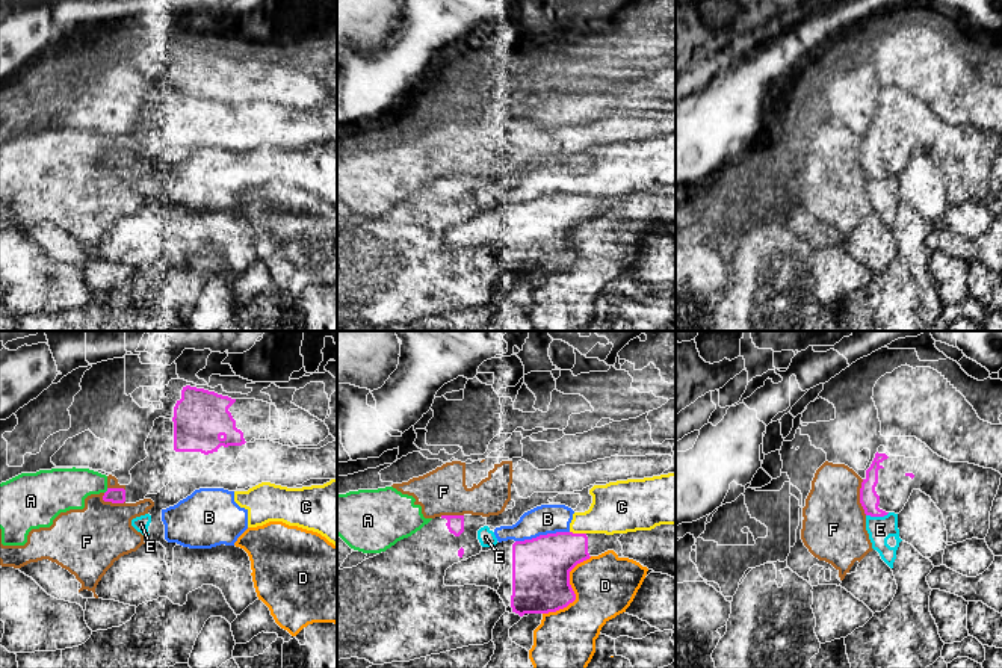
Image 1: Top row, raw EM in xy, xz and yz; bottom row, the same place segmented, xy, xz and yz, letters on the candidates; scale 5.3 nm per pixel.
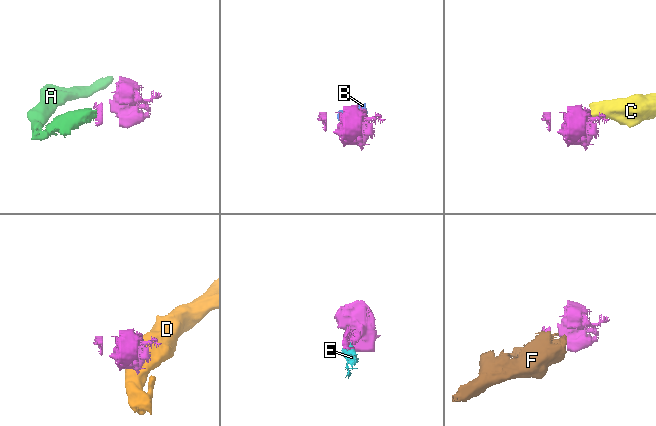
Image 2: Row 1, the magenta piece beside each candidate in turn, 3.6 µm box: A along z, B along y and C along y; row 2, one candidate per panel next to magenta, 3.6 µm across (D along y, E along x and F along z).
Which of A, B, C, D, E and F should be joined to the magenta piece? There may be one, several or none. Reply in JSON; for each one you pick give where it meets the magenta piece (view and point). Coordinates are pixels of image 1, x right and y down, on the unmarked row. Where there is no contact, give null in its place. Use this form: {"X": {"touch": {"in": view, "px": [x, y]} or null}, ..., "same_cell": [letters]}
{"same_cell": []}

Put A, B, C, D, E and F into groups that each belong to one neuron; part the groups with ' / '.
A F / B C E / D

